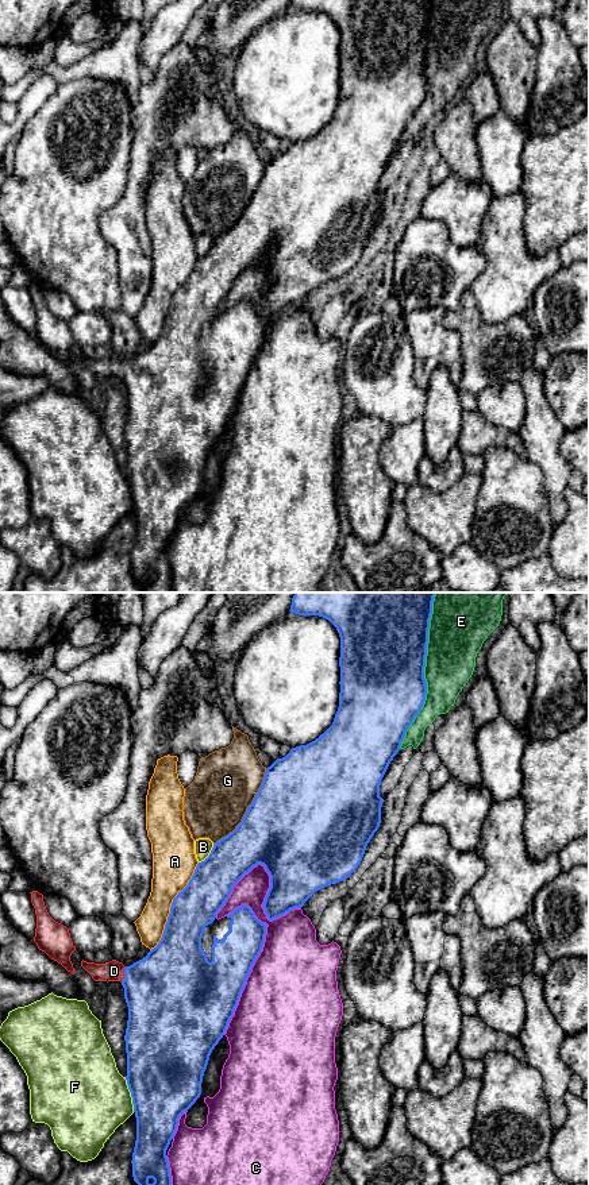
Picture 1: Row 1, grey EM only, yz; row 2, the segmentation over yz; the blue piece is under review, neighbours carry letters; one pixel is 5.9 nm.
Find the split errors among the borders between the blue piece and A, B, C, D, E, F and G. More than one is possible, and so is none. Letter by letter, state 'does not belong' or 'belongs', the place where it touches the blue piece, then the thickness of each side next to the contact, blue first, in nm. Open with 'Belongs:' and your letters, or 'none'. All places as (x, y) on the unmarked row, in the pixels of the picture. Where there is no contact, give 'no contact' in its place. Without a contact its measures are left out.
Belongs: D
A: does not belong; contact yz (170, 302); calibres 260 and 260 nm
B: does not belong; contact yz (210, 250); calibres 260 and 110 nm
C: does not belong; contact yz (251, 362); calibres 320 and 500 nm
D: belongs; contact yz (124, 370); calibres 460 and 130 nm
E: does not belong; contact yz (423, 72); calibres 500 and 300 nm
F: does not belong; contact yz (131, 490); calibres 460 and 480 nm
G: does not belong; contact yz (247, 204); calibres 500 and 380 nm

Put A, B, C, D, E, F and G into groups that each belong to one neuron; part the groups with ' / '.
A / B / C / D / E / F / G

